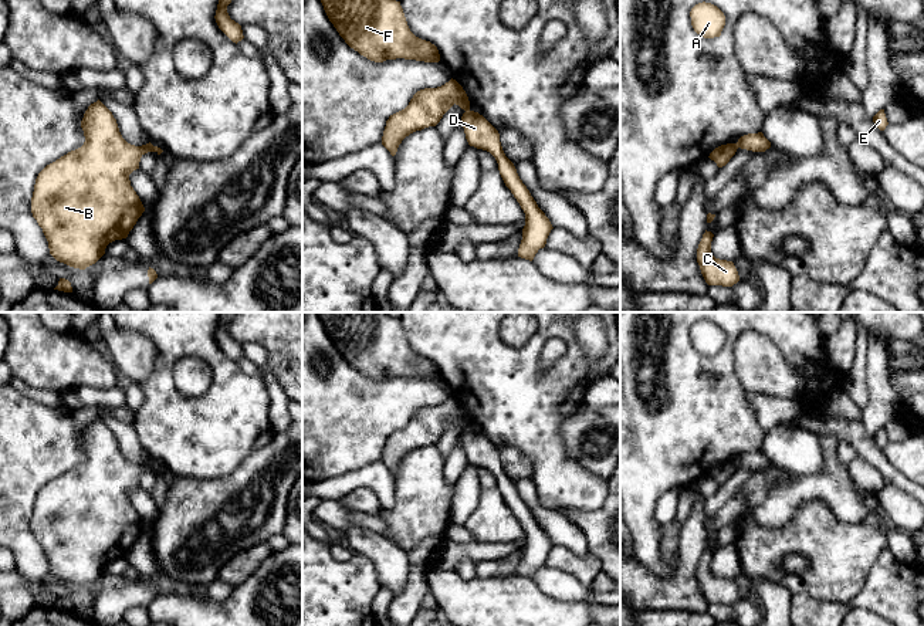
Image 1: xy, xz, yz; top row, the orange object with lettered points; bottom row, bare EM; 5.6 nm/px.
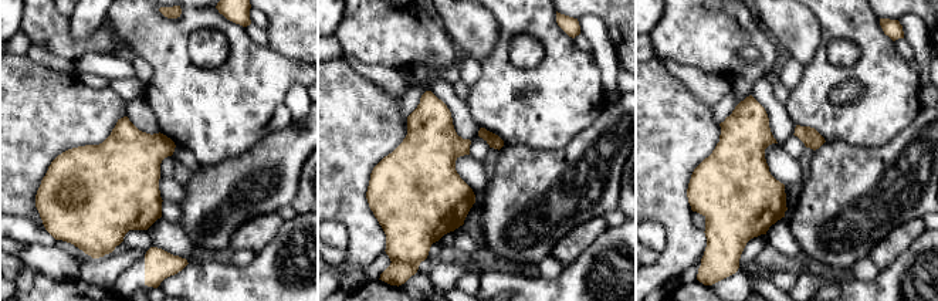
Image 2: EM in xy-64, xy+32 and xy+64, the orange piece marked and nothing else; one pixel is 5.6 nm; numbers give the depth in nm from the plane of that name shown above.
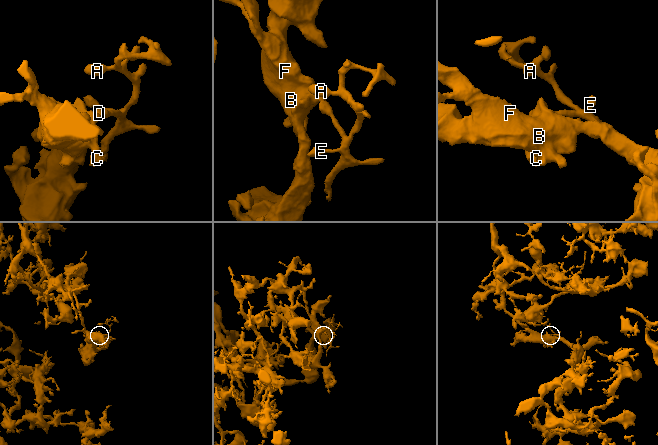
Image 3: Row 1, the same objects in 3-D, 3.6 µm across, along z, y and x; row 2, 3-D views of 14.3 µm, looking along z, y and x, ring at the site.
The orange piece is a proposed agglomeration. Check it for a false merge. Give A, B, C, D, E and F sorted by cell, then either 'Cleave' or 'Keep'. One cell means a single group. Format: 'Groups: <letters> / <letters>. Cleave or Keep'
Groups: A D E / B C F. Cleave

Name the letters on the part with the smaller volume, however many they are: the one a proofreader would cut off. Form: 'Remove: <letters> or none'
Remove: A, D, E

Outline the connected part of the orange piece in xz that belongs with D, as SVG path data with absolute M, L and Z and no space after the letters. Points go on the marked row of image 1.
M466 111L461 116L466 139L470 146L490 152L497 163L505 186L511 190L525 213L522 240L518 257L532 261L554 229L549 219L538 207L527 186L519 179L514 163L505 156L498 131L478 112Z

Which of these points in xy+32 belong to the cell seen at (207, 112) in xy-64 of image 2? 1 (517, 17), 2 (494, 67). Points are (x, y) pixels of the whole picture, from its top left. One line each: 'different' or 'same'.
1: same
2: same

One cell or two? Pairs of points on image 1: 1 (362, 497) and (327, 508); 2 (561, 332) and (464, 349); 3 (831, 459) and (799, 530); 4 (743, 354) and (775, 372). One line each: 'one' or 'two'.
1: two
2: one
3: two
4: one

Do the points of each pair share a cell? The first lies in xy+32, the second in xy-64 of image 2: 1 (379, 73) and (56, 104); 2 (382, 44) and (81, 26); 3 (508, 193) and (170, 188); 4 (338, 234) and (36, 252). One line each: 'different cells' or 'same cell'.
1: different cells
2: different cells
3: different cells
4: different cells

